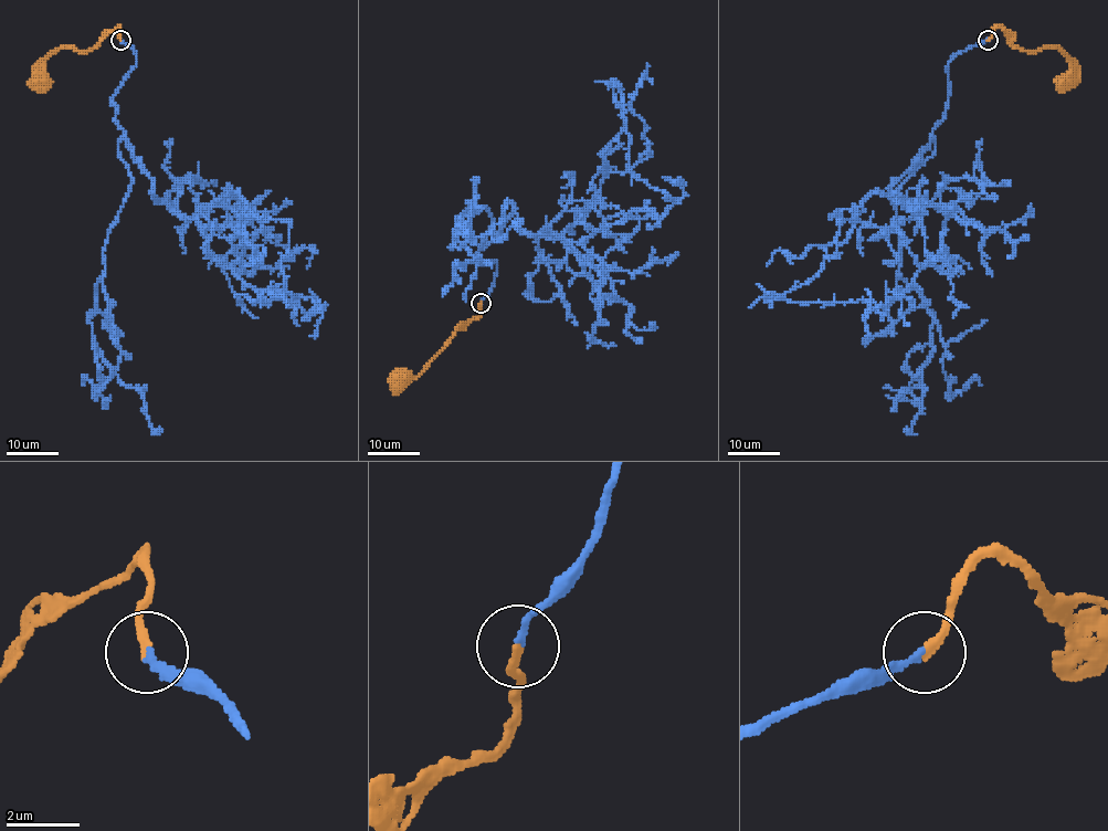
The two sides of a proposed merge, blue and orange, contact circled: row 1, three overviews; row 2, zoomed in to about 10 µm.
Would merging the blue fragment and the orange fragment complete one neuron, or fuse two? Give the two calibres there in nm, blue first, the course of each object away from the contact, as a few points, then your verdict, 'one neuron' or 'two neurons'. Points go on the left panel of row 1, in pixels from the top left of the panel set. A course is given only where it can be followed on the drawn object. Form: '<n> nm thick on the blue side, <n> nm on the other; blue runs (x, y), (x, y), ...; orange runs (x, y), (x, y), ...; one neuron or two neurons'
150 nm thick on the blue side, 220 nm on the other; blue runs (119, 40), (137, 61), (112, 98), (115, 123), (156, 200), (191, 217), (253, 287), (315, 304), (233, 297); orange runs (119, 40), (119, 25), (87, 51), (62, 48), (44, 61), (40, 80); one neuron

